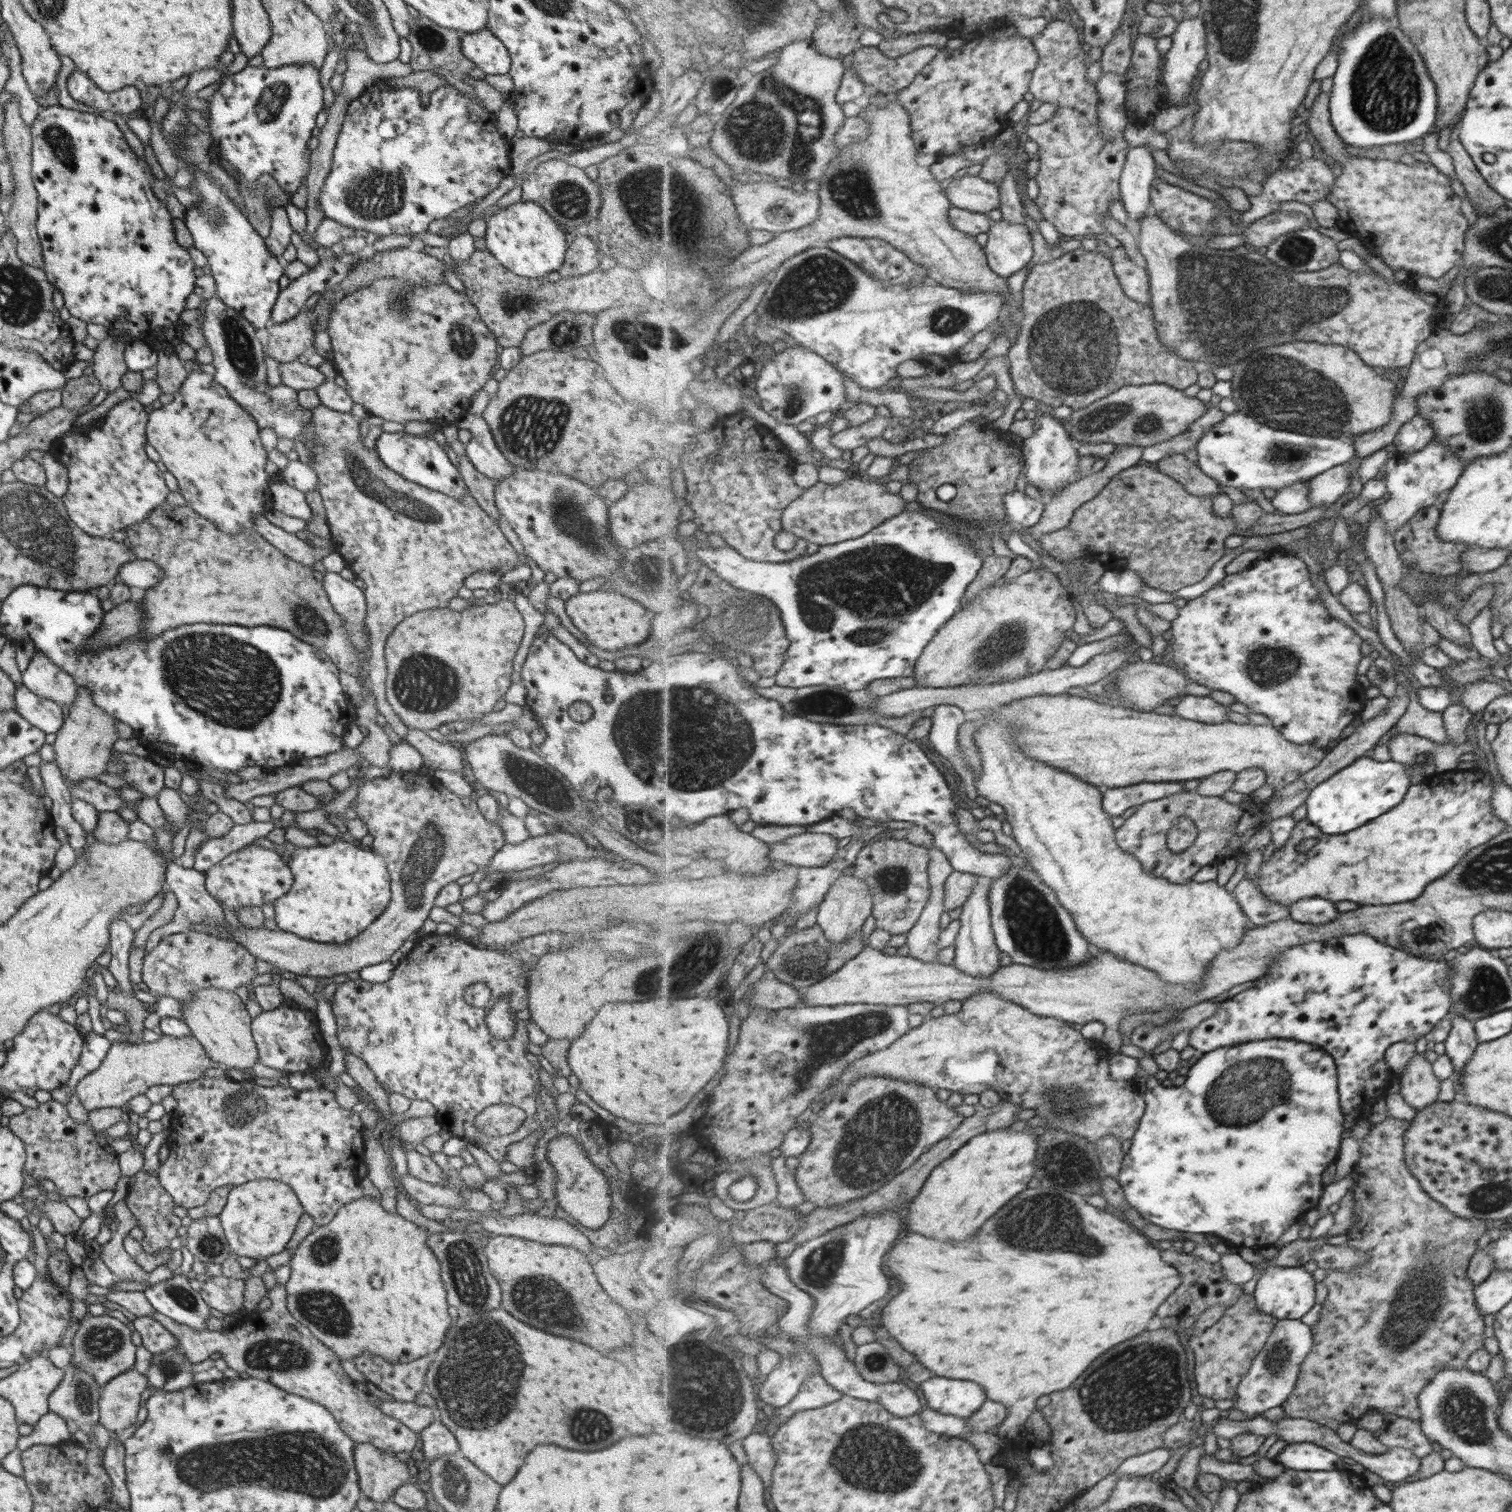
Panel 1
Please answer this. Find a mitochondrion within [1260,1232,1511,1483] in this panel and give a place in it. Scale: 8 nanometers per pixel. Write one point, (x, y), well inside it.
(1461, 1409)

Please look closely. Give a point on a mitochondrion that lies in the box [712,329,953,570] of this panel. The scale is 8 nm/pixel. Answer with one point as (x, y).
(795, 395)

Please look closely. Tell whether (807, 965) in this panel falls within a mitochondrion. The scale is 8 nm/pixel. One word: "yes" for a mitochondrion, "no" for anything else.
yes

